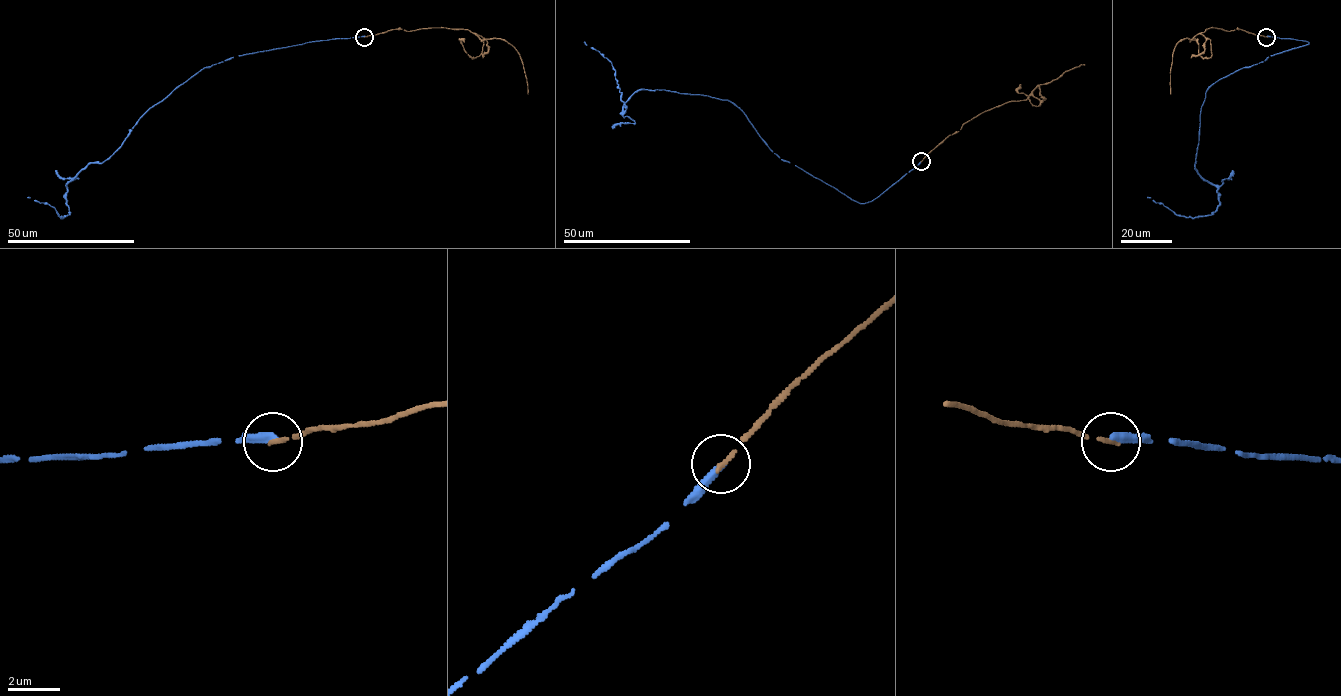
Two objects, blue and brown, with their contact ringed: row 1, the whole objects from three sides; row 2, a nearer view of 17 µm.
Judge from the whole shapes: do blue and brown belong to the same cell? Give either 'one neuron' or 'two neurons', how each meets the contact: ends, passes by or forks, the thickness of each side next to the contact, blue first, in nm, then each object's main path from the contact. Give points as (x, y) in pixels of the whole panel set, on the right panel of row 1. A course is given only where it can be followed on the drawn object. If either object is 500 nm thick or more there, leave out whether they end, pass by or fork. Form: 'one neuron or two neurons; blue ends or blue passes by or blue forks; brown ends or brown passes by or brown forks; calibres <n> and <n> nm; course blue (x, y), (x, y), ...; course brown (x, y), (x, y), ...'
two neurons; blue ends; brown ends; calibres 320 and 150 nm; course blue (1266, 36), (1309, 43), (1221, 78), (1202, 105), (1195, 169), (1217, 188), (1217, 209), (1188, 217), (1147, 197); course brown (1266, 36), (1240, 29), (1226, 31), (1212, 28), (1191, 40), (1182, 39), (1172, 54), (1170, 94)

